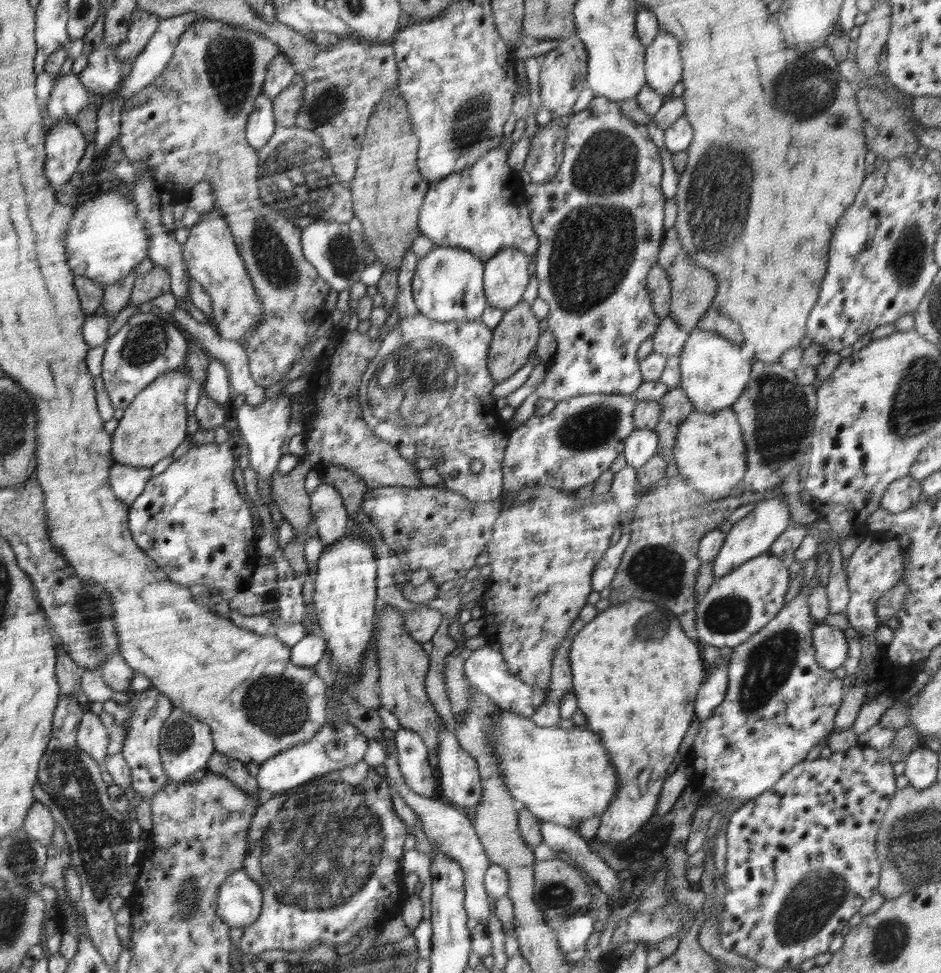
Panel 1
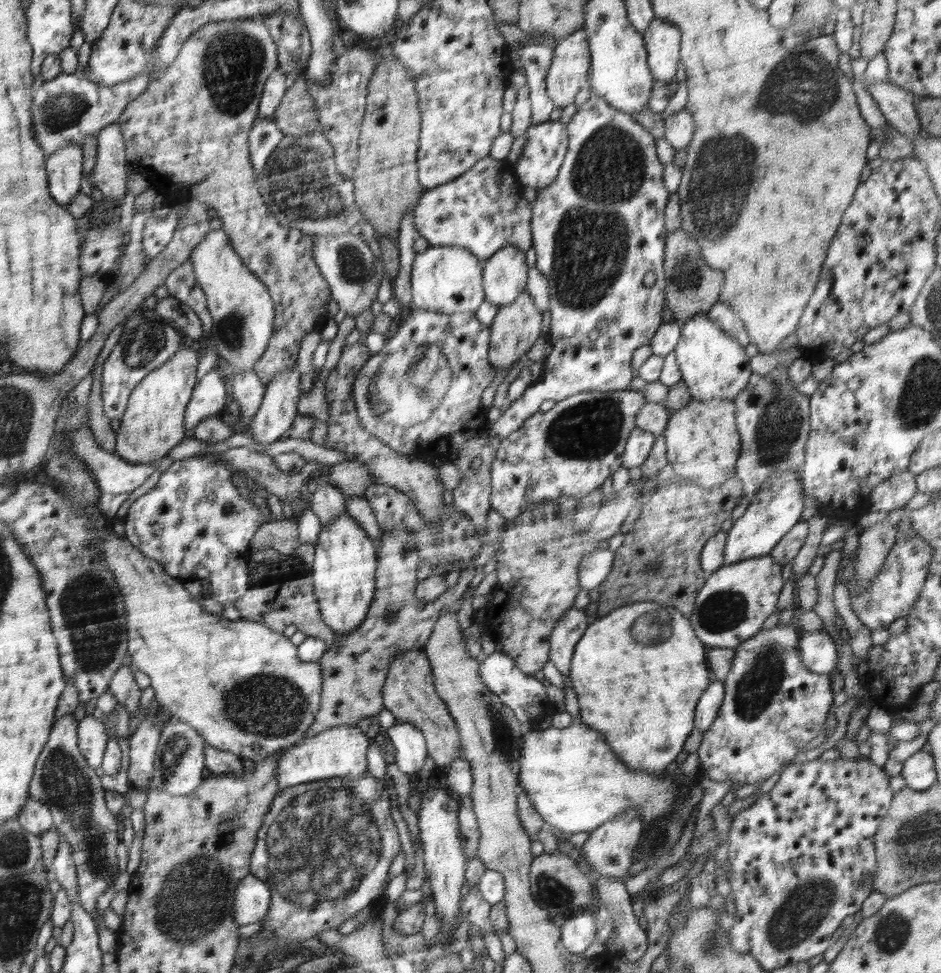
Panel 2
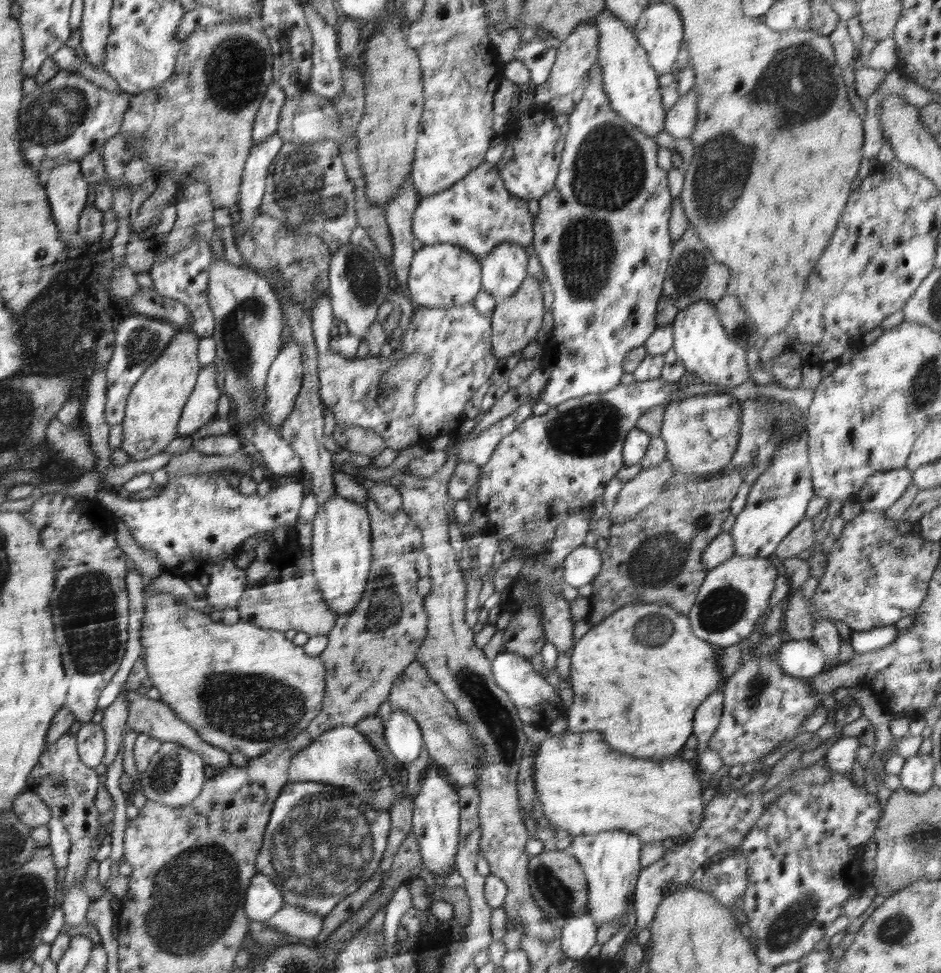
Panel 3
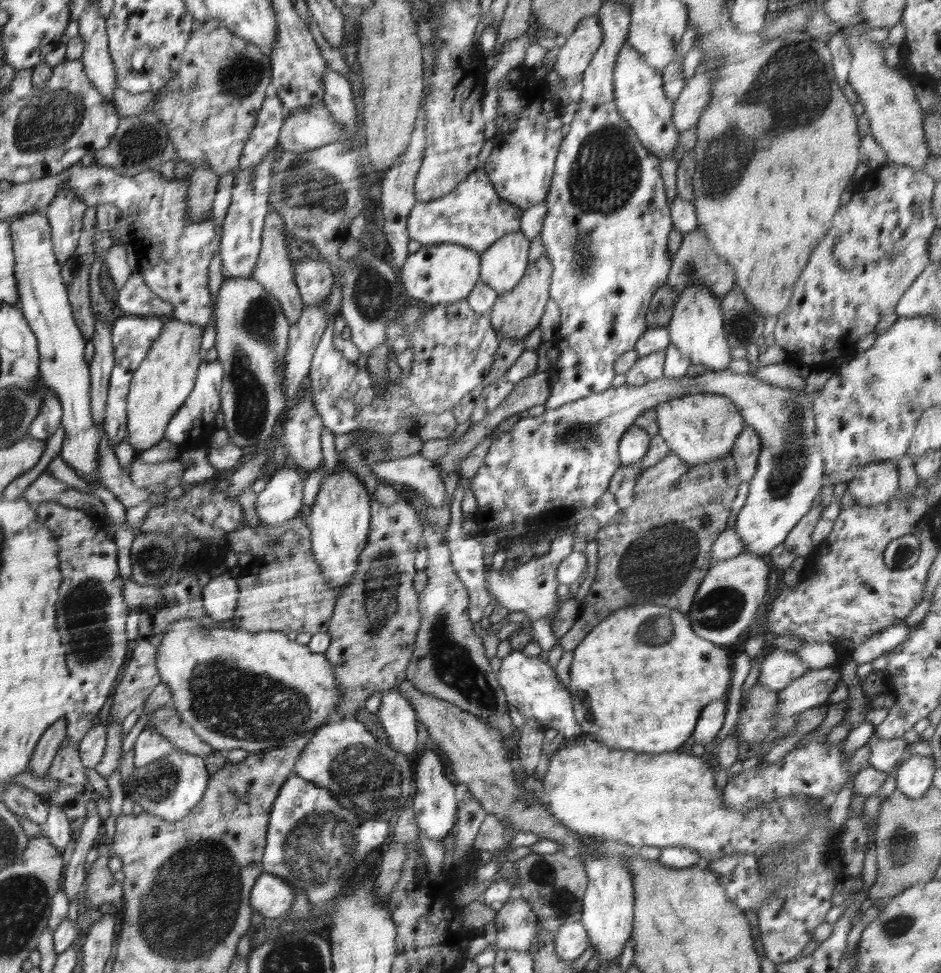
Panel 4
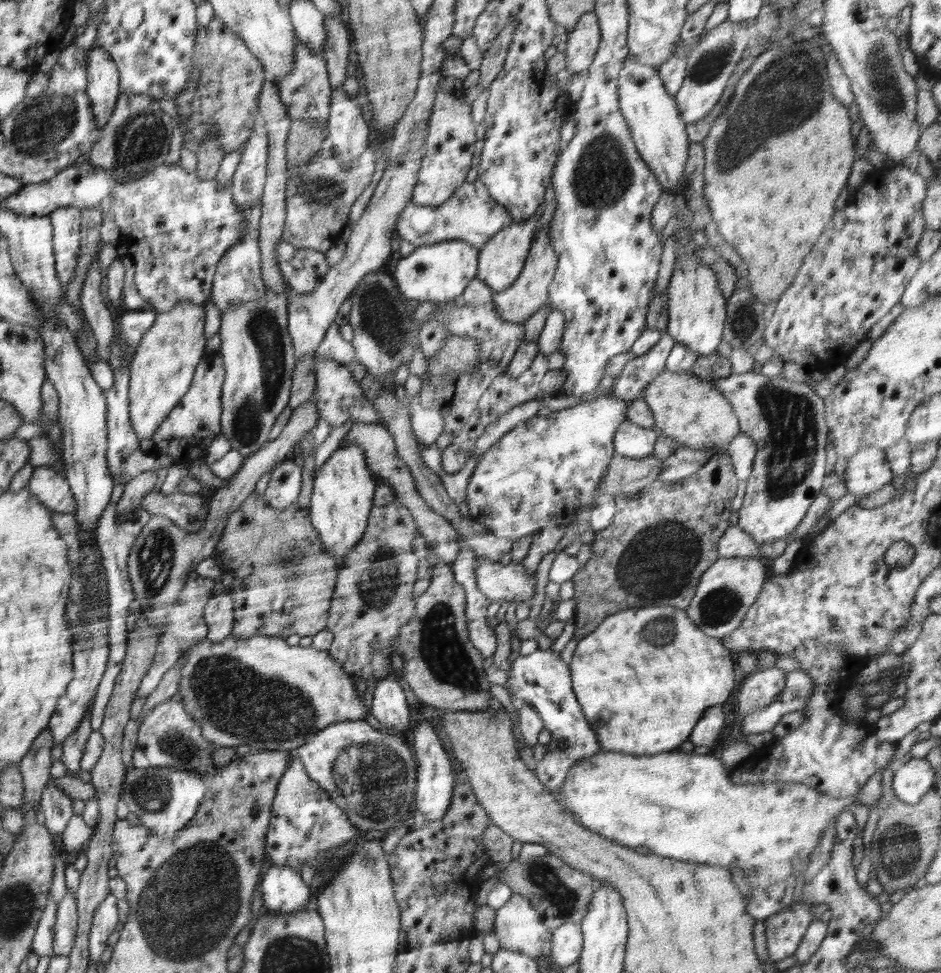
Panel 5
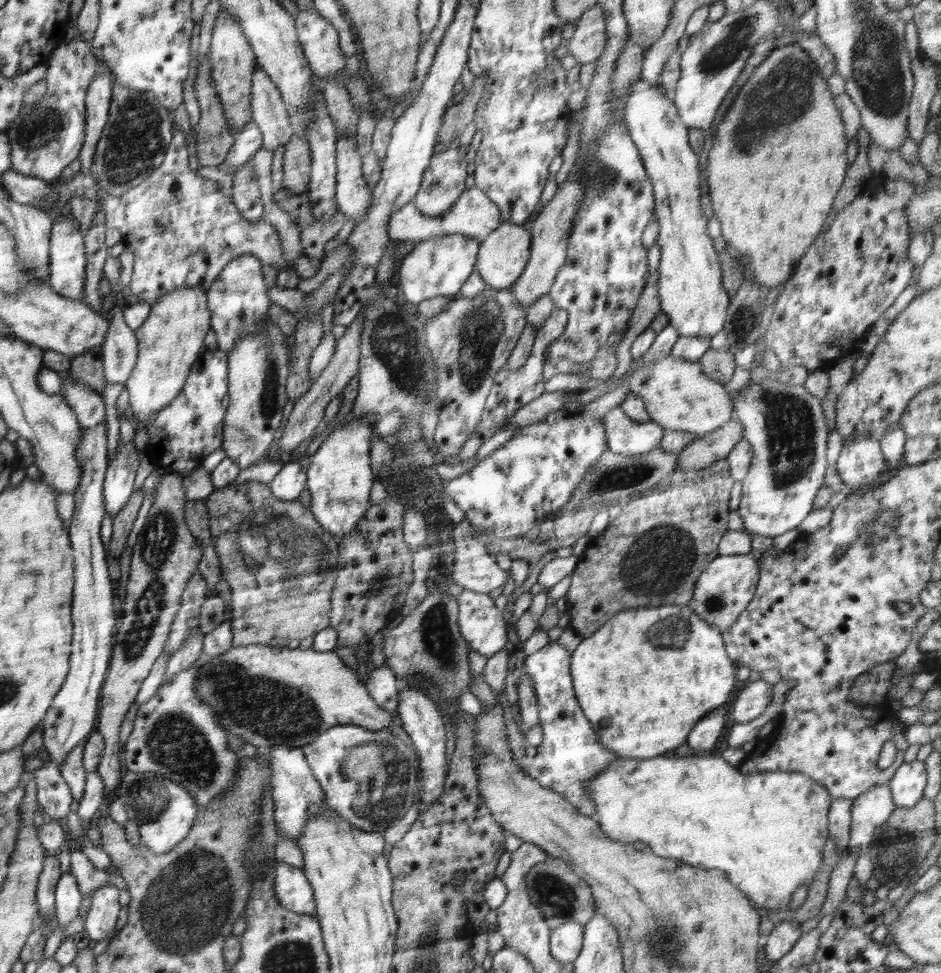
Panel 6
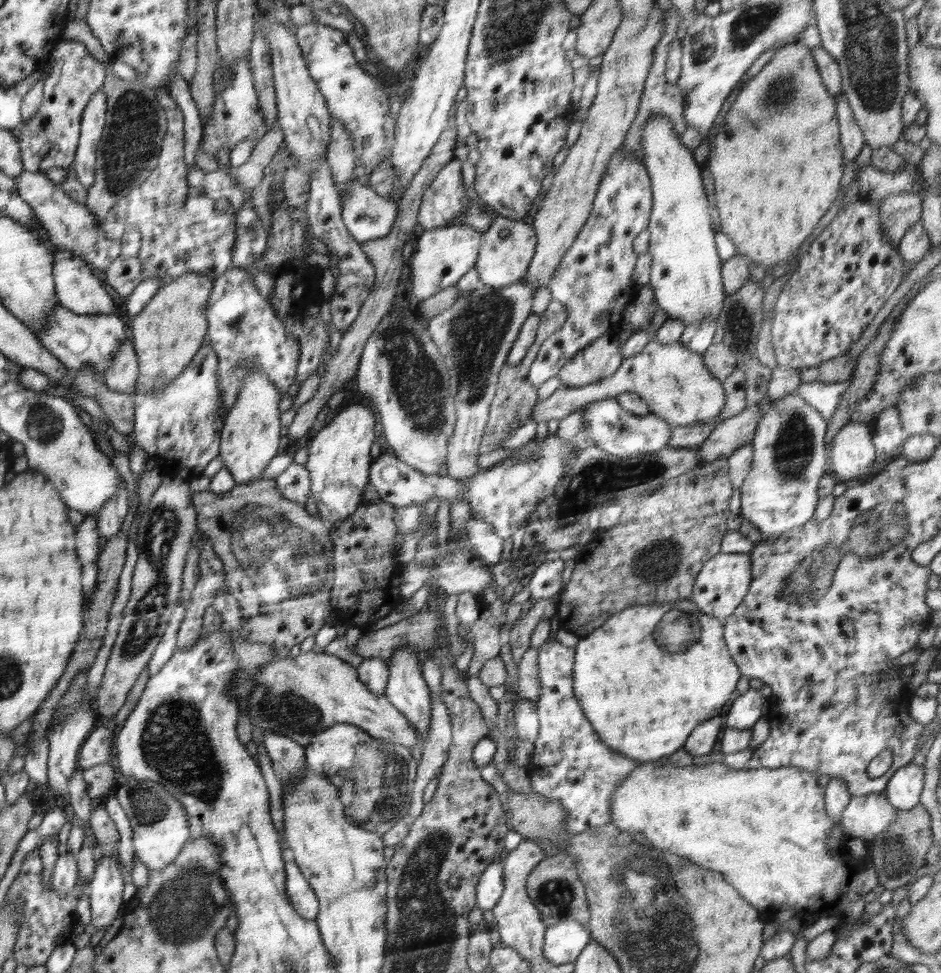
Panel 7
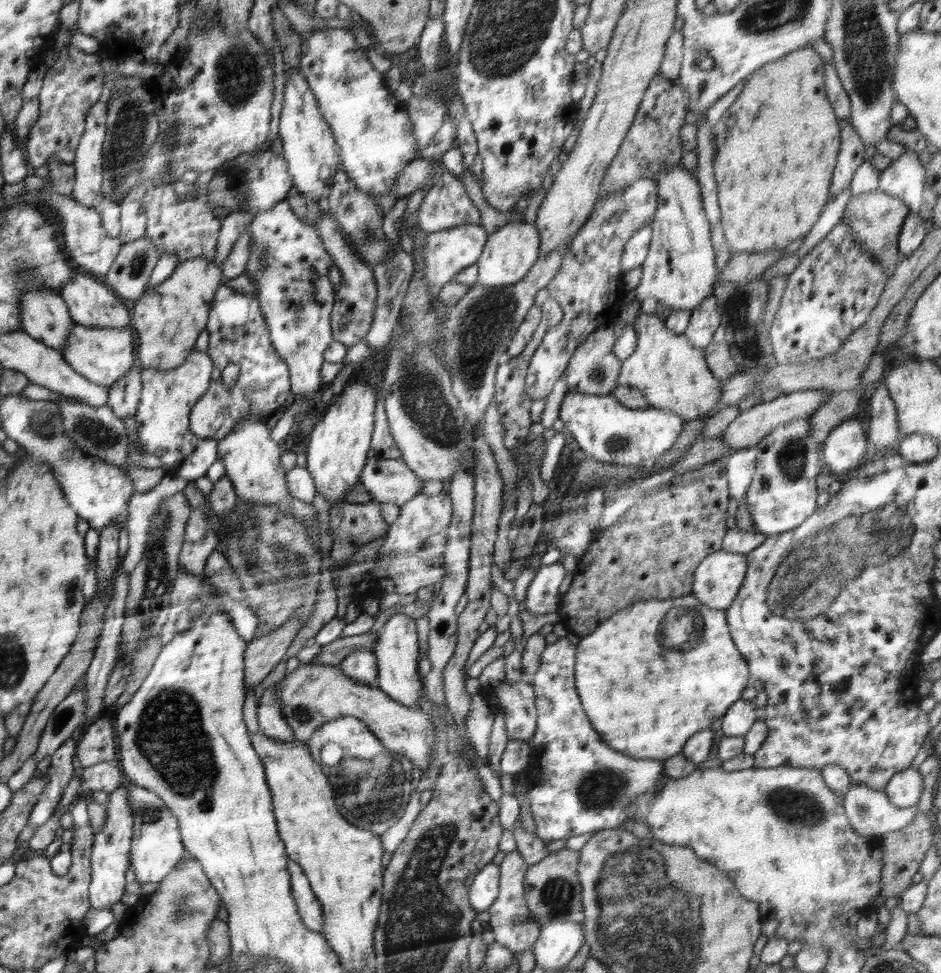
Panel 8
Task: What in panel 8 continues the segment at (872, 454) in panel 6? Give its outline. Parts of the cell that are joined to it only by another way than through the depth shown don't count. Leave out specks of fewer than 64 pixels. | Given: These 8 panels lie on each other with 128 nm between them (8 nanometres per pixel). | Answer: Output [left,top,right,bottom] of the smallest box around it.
[821,420,873,474]

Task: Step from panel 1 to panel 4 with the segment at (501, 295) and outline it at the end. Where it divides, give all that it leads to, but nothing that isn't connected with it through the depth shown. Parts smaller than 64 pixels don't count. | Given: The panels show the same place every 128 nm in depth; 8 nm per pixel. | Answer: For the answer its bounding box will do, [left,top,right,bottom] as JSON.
[479,231,530,294]

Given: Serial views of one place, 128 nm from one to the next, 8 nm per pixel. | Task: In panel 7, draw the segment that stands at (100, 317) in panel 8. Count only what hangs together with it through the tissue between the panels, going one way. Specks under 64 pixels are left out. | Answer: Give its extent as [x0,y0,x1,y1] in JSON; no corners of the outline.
[52,246,116,314]

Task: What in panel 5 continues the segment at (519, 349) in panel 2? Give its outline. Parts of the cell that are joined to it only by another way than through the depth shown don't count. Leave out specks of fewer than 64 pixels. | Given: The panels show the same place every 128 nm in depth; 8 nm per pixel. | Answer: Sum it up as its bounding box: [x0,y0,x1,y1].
[493,225,559,325]

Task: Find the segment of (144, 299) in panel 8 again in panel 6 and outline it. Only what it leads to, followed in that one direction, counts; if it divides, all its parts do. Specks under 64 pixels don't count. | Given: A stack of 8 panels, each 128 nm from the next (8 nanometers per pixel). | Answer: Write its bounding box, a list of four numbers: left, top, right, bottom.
[124,285,212,426]

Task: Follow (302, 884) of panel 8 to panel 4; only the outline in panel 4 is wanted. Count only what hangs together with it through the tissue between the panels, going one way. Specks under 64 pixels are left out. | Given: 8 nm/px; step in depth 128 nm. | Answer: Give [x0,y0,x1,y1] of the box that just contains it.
[250,873,295,919]

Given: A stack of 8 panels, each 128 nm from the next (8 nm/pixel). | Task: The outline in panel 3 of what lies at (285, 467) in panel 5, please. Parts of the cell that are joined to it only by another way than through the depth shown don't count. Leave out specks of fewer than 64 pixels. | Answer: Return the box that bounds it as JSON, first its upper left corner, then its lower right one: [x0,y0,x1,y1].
[93,472,304,611]

